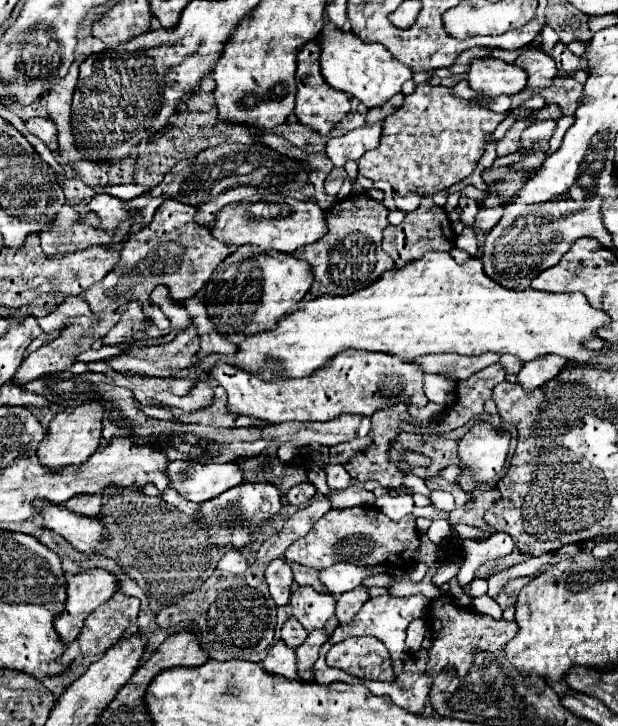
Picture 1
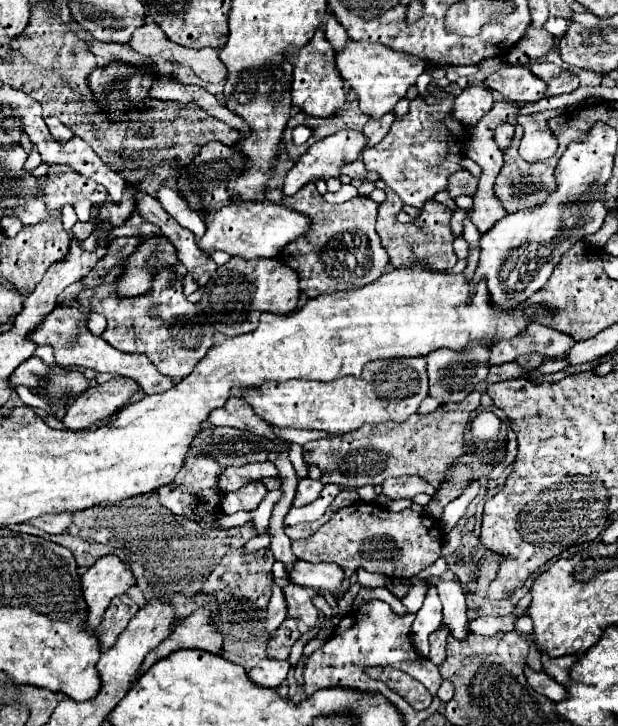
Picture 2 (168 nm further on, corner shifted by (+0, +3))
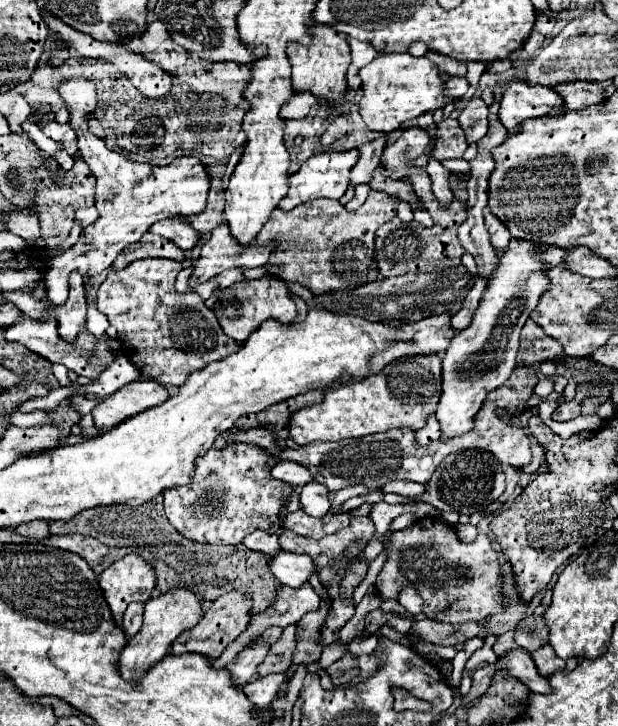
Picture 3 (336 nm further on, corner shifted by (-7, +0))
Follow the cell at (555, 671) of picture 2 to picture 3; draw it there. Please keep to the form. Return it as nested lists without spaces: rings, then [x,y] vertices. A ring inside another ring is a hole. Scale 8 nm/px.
[[[549,643],[543,645],[543,647],[539,647],[533,653],[533,661],[535,661],[535,665],[537,665],[537,669],[539,669],[539,673],[543,677],[553,675],[555,671],[567,671],[567,669],[575,669],[577,667],[577,659],[569,659],[569,661],[559,659]]]

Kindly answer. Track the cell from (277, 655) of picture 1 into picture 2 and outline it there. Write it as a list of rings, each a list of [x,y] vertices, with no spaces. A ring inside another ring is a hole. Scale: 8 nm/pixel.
[[[264,658],[260,660],[260,664],[256,668],[252,668],[248,672],[248,678],[258,684],[258,686],[264,686],[264,688],[276,688],[280,686],[286,676],[288,676],[288,670],[290,670],[290,664],[284,660],[270,660],[270,658]]]

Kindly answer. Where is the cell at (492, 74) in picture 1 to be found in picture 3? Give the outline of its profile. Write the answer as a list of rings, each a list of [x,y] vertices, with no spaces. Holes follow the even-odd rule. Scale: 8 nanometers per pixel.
[[[511,79],[505,85],[501,105],[499,105],[499,121],[513,131],[513,127],[531,117],[543,117],[551,107],[563,109],[563,99],[553,89],[543,85],[529,85],[521,79]]]

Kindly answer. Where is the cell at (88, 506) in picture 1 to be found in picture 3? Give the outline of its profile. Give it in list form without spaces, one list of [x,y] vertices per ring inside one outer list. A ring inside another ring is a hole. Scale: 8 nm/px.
[[[33,521],[33,523],[27,523],[27,525],[19,525],[15,529],[19,535],[25,535],[25,537],[35,537],[35,539],[45,539],[51,535],[49,531],[49,521]]]

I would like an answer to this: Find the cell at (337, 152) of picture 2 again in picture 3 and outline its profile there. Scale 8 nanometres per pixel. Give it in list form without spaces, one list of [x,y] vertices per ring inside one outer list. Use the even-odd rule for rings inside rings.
[[[349,149],[349,151],[323,151],[323,153],[315,153],[311,155],[297,173],[293,173],[289,177],[289,193],[287,197],[283,197],[283,201],[279,203],[281,209],[293,209],[305,201],[313,201],[319,197],[327,197],[327,199],[339,199],[347,187],[349,187],[349,171],[353,169],[353,165],[359,159],[359,151],[357,149]]]

